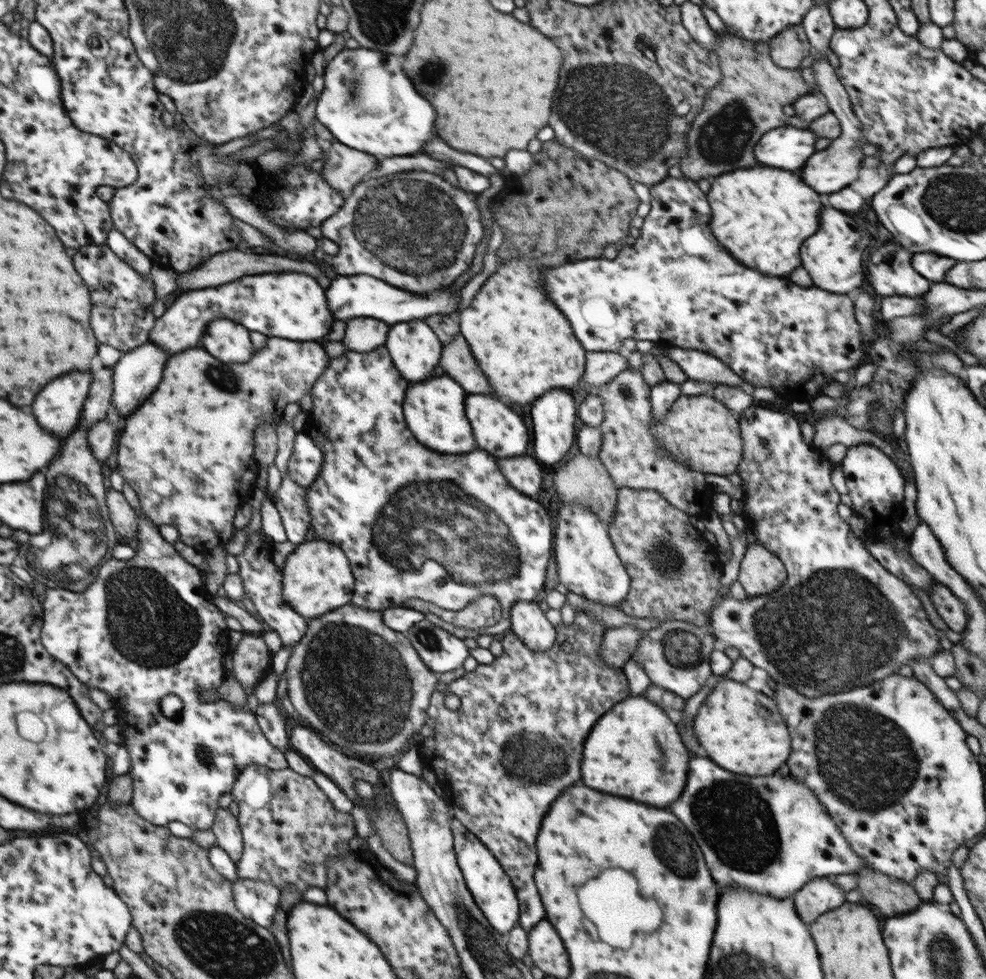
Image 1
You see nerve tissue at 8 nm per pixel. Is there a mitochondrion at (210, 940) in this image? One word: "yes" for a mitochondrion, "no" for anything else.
yes

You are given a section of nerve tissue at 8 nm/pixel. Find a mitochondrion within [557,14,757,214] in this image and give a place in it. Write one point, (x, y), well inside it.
(645, 51)

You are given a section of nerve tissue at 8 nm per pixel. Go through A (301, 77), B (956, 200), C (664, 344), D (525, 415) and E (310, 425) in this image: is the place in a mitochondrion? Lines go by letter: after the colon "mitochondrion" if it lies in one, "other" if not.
A: other
B: mitochondrion
C: other
D: other
E: other

